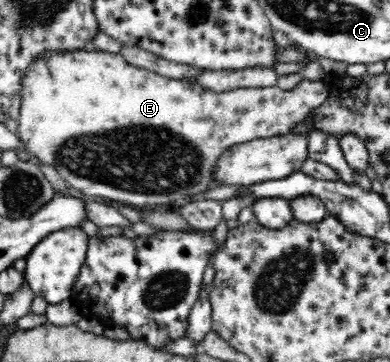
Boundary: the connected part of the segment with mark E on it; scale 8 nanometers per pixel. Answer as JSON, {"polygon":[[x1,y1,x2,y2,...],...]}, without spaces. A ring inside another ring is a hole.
{"polygon":[[86,49,82,51,48,51,42,58,28,69,24,81,22,81,22,107,18,117,20,139,30,148,34,155,37,155,43,164,54,165,61,179,78,189,91,199,101,200,109,204,132,203,137,208,143,206,179,205,186,199,197,199,203,193,212,191,215,185,214,167,228,149,234,145,249,143,256,139,266,139,274,136,288,135,296,129,296,125,303,123,305,115,311,110,320,107,328,99,328,89,323,80,304,79,293,90,282,90,279,85,264,88,238,88,216,92,198,82,192,83,188,80,174,80,131,65,123,57,122,52,111,53,97,49]]}

